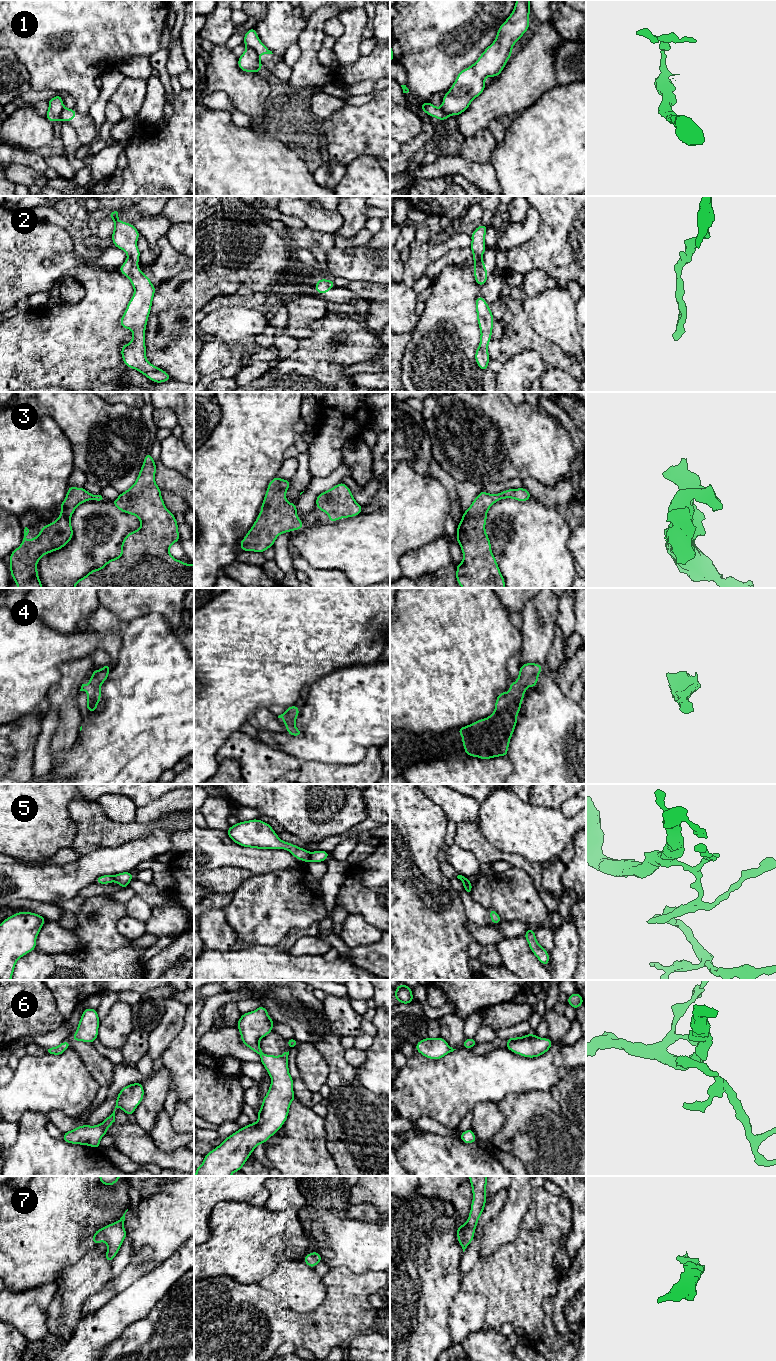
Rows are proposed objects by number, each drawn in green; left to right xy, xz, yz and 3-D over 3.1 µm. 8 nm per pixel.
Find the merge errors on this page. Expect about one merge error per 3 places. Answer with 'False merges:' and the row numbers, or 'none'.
False merges: 1, 5

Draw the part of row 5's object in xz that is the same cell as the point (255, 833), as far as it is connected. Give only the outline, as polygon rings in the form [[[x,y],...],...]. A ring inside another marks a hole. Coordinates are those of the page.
[[[259,819],[238,822],[230,826],[226,833],[240,846],[256,849],[285,849],[296,859],[310,862],[310,853],[307,850],[282,841],[270,824]]]

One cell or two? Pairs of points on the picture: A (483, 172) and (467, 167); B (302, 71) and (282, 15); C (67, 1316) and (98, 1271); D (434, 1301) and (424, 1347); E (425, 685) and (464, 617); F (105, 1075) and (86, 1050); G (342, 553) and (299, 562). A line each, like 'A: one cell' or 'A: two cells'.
A: one cell
B: two cells
C: one cell
D: one cell
E: one cell
F: one cell
G: two cells

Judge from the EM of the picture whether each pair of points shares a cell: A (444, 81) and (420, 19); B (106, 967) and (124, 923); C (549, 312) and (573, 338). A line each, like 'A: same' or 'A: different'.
A: same
B: different
C: same

